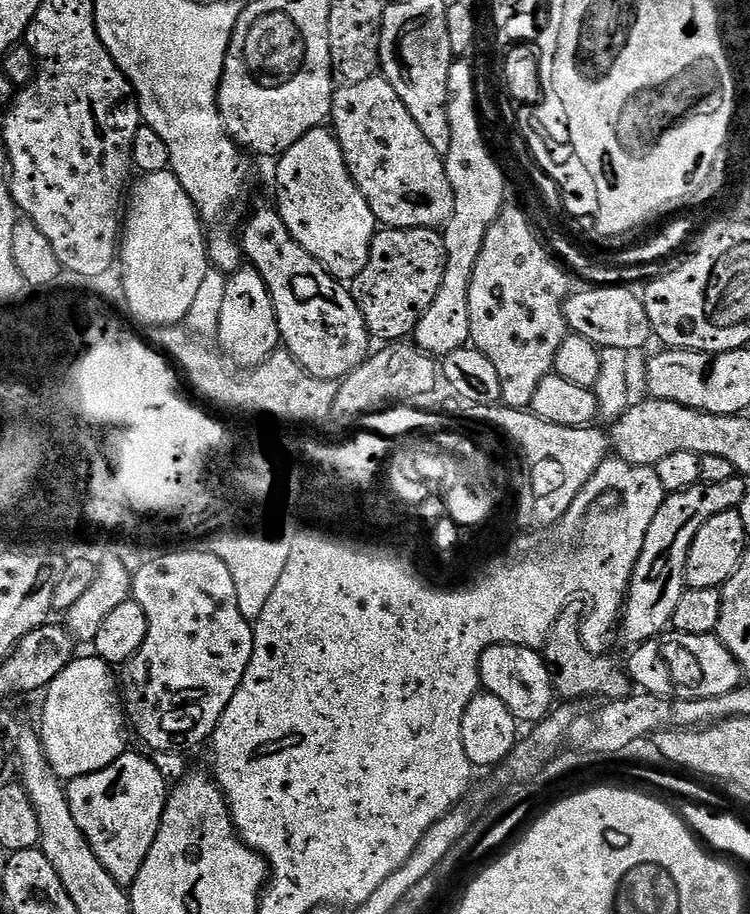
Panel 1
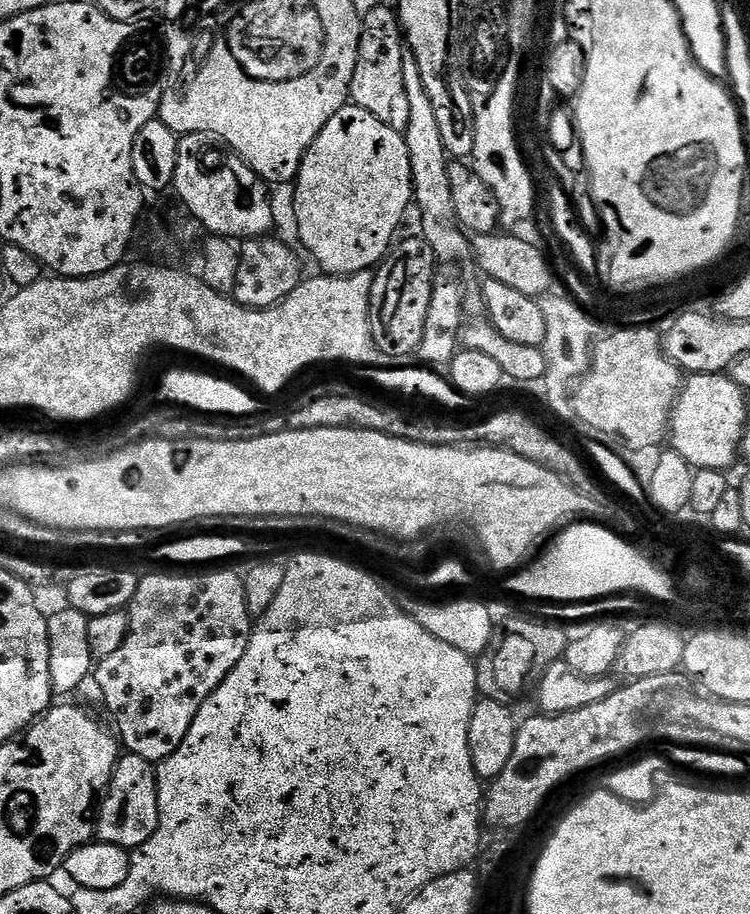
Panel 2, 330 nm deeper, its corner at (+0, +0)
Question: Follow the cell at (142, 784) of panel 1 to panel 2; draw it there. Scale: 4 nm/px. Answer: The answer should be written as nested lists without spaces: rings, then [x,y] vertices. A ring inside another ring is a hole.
[[[131,754],[121,755],[117,759],[116,769],[102,793],[98,811],[94,816],[94,832],[99,843],[135,850],[150,838],[150,834],[154,834],[157,826],[158,790],[153,761]]]

